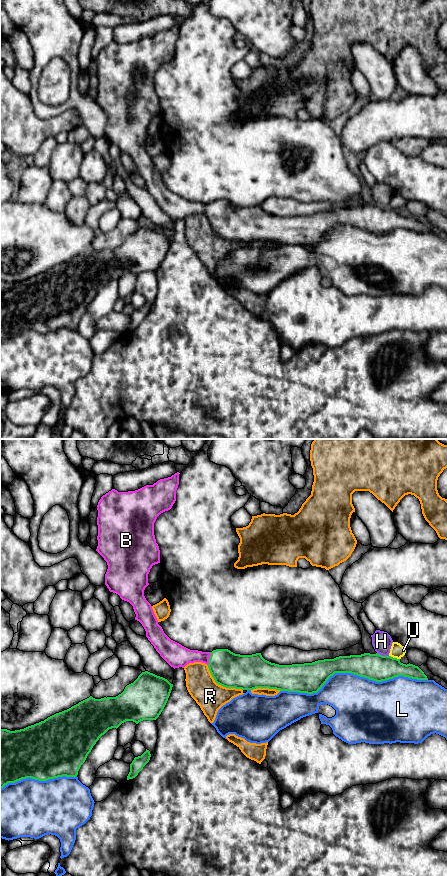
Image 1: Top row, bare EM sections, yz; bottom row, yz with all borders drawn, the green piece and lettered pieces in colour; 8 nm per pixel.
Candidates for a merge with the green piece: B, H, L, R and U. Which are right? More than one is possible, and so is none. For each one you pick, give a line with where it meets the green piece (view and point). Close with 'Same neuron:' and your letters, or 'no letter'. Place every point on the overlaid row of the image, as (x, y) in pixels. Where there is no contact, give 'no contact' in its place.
B: meets green in yz at (210, 658)
Same neuron: B

